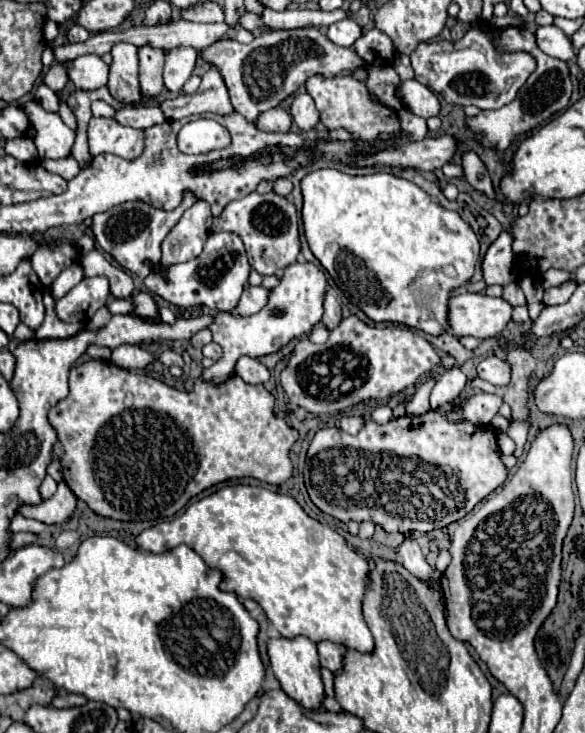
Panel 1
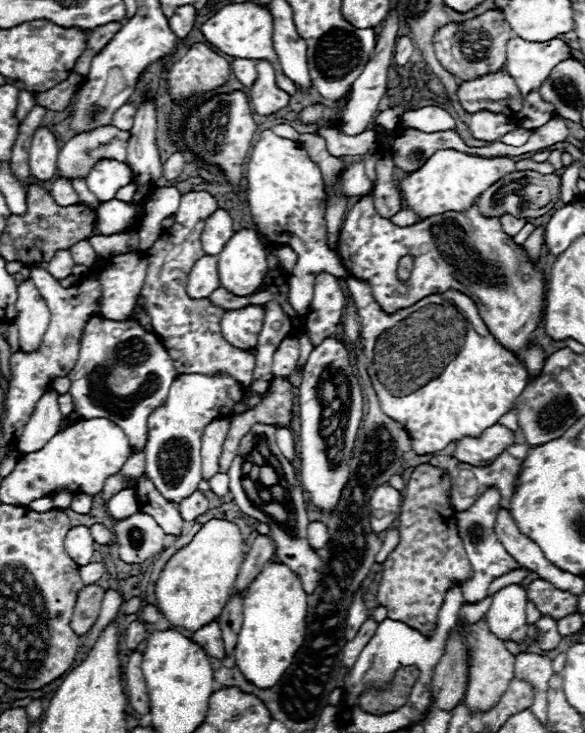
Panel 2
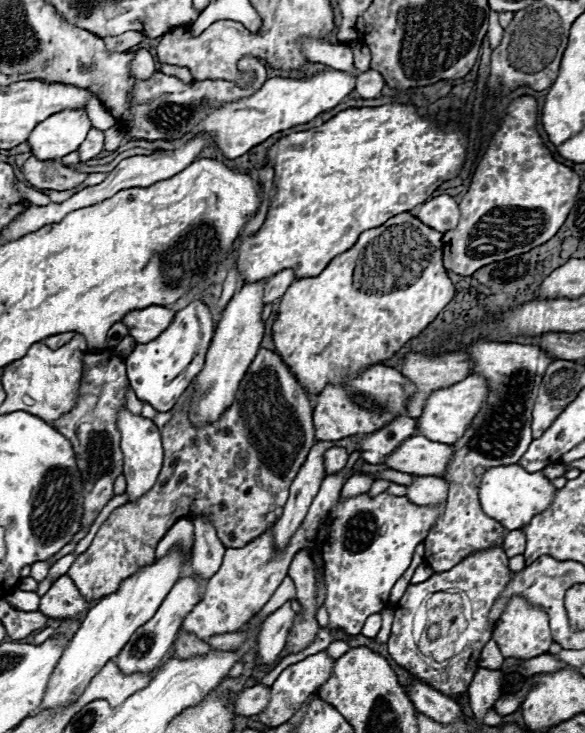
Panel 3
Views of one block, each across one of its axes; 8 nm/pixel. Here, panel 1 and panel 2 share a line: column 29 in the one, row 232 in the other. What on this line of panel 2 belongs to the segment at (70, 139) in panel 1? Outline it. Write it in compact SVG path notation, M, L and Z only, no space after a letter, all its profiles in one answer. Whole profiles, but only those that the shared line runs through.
M108 200L98 206L98 232L104 236L120 234L134 216L134 206L120 200Z

